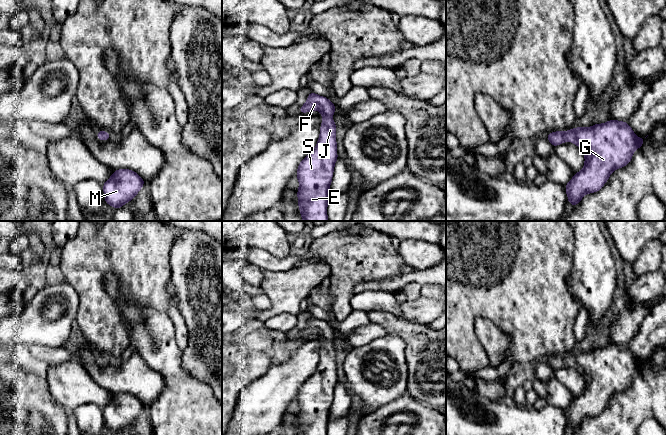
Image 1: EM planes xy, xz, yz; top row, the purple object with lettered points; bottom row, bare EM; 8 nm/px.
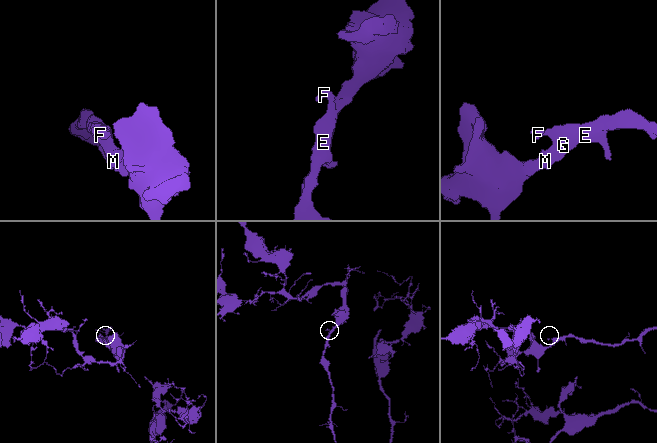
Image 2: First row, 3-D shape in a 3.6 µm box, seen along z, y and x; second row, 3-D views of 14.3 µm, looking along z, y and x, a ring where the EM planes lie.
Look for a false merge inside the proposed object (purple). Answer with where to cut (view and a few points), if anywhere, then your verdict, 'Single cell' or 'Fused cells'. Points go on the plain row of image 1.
No split. Single cell

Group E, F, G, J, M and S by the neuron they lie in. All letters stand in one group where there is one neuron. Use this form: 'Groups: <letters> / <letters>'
Groups: E F G J M S

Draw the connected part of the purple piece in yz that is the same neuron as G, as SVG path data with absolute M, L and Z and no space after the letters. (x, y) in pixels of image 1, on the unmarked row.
M613 343L592 351L551 356L546 361L552 371L569 365L584 377L583 393L565 409L572 430L576 430L584 419L599 415L614 394L628 389L633 376L642 371L645 364L637 361L625 345Z

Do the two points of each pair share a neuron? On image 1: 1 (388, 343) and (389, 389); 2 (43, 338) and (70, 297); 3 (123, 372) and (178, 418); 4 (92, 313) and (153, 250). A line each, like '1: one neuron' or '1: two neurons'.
1: one neuron
2: one neuron
3: two neurons
4: one neuron

